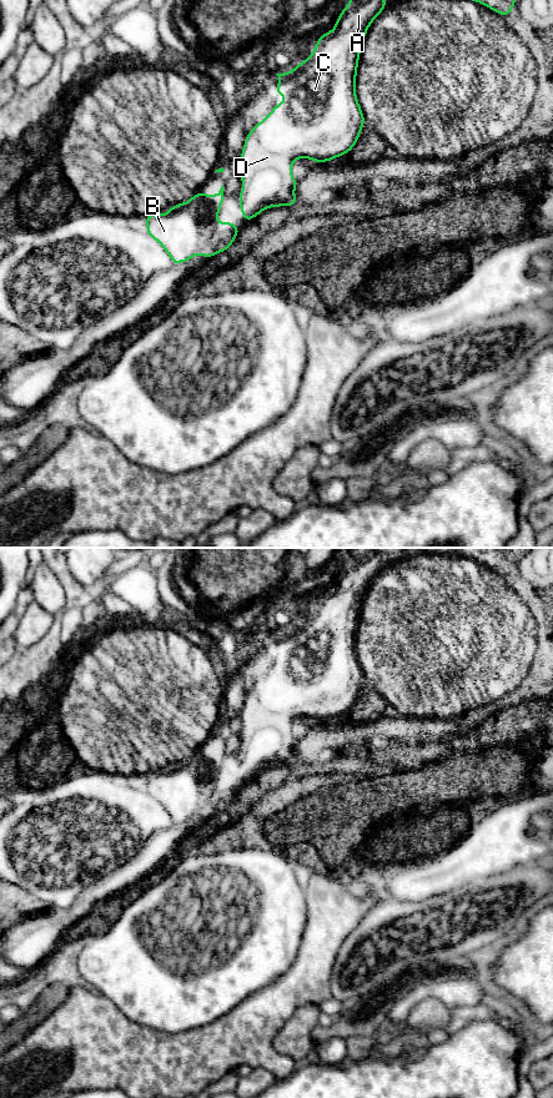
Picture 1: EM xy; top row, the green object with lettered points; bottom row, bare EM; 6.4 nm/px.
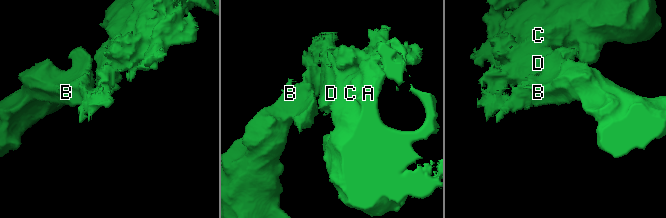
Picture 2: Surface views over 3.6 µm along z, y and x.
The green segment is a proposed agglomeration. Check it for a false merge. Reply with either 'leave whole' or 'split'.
split

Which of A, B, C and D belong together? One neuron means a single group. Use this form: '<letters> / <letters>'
A C D / B

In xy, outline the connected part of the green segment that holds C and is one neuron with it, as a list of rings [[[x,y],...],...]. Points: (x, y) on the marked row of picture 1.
[[[350,0],[337,17],[335,27],[318,37],[311,55],[296,65],[288,72],[276,74],[278,85],[277,95],[286,99],[276,105],[271,112],[247,134],[241,151],[243,171],[241,183],[243,186],[238,195],[242,217],[248,222],[270,207],[296,206],[295,190],[297,180],[292,175],[292,163],[301,158],[311,158],[315,162],[330,162],[331,160],[347,155],[360,138],[366,124],[363,112],[356,96],[356,77],[360,54],[367,29],[372,21],[383,11],[387,0]]]

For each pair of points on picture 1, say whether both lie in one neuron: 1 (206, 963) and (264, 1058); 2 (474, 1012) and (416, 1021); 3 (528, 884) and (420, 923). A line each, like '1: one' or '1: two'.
1: two
2: two
3: one

